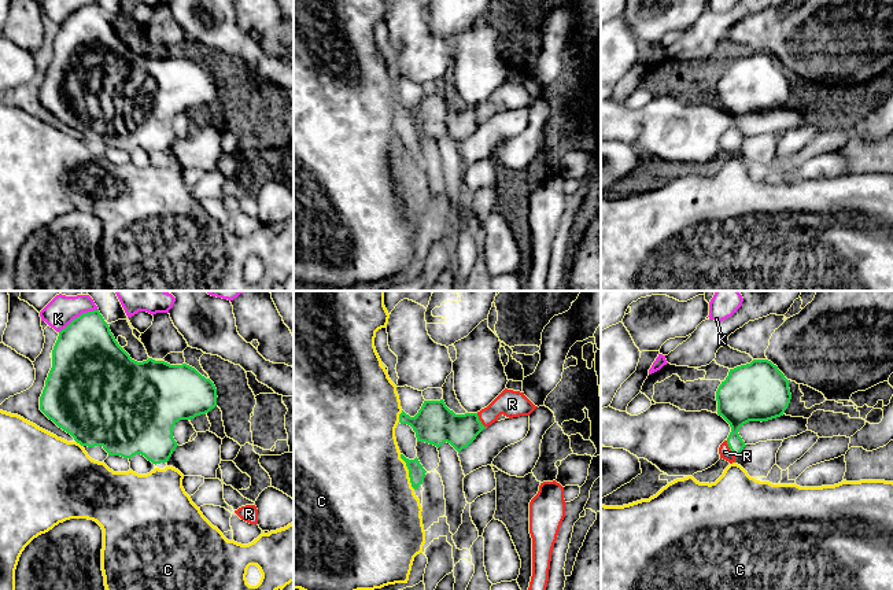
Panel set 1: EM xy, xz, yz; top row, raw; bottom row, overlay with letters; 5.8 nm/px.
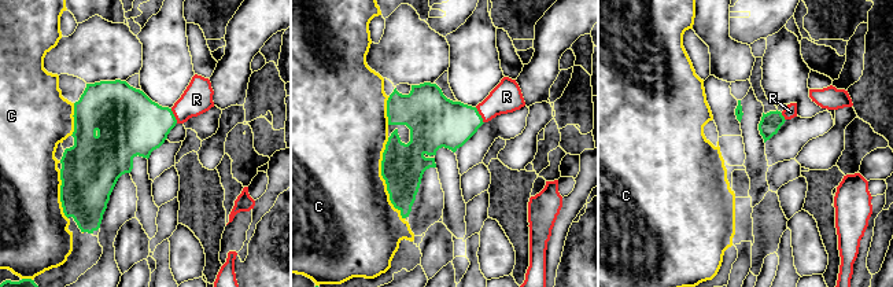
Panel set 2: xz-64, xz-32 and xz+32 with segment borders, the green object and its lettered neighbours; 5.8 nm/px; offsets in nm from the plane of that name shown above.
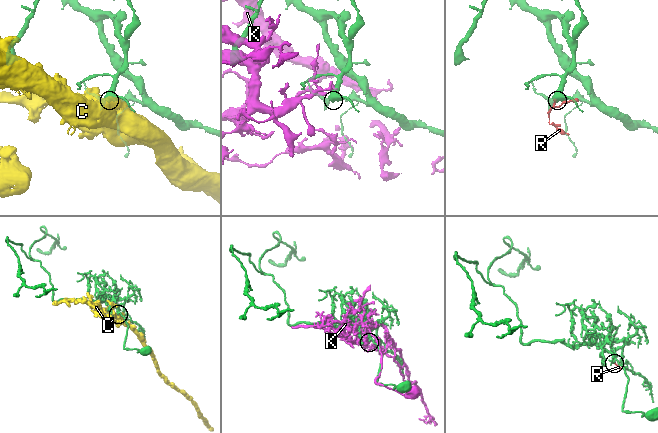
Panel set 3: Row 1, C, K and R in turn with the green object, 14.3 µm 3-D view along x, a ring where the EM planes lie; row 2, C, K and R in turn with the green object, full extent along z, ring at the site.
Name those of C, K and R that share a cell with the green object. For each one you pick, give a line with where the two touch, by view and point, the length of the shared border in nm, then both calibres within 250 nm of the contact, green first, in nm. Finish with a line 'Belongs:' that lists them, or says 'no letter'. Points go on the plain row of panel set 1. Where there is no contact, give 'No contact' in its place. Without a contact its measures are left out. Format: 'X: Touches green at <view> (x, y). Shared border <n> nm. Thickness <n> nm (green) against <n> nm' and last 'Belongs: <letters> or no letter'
R: Touches green at yz (730, 142). Shared border 120 nm. Thickness 200 nm (green) against 70 nm
Belongs: R

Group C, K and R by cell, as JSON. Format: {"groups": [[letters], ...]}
{"groups": [["C"], ["K"], ["R"]]}

